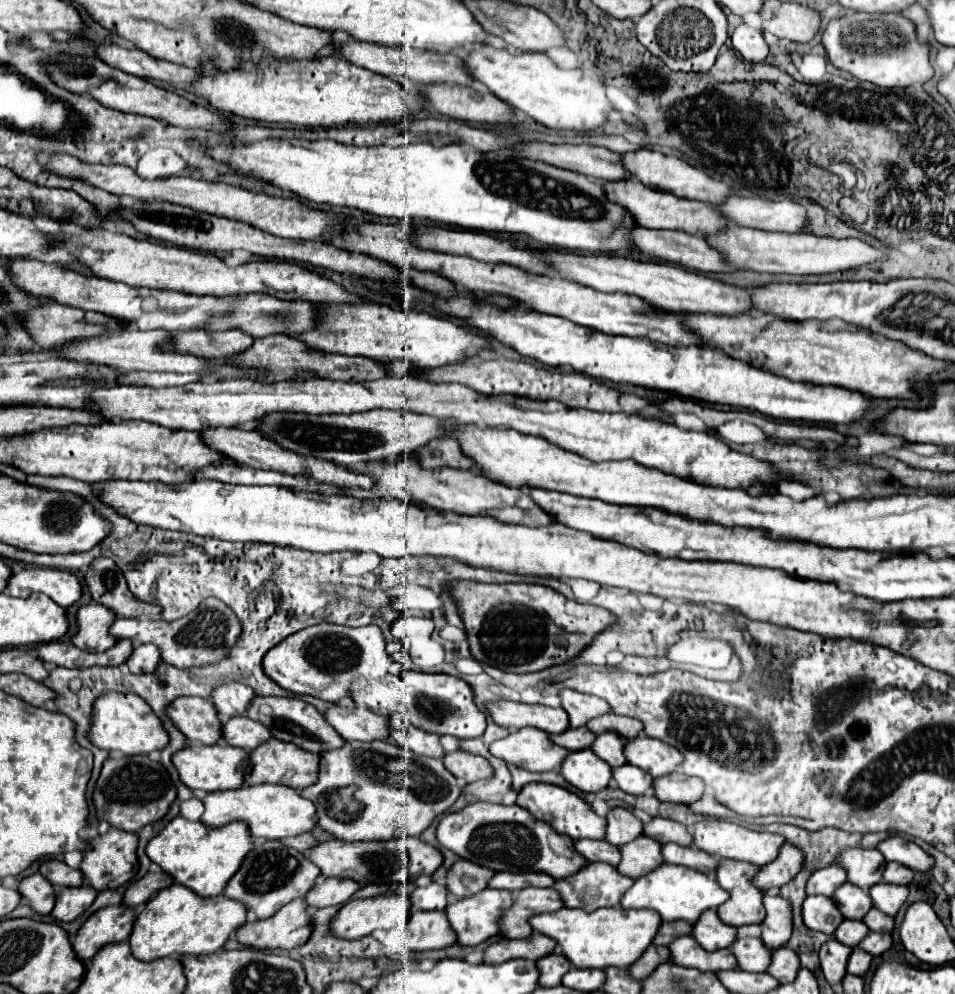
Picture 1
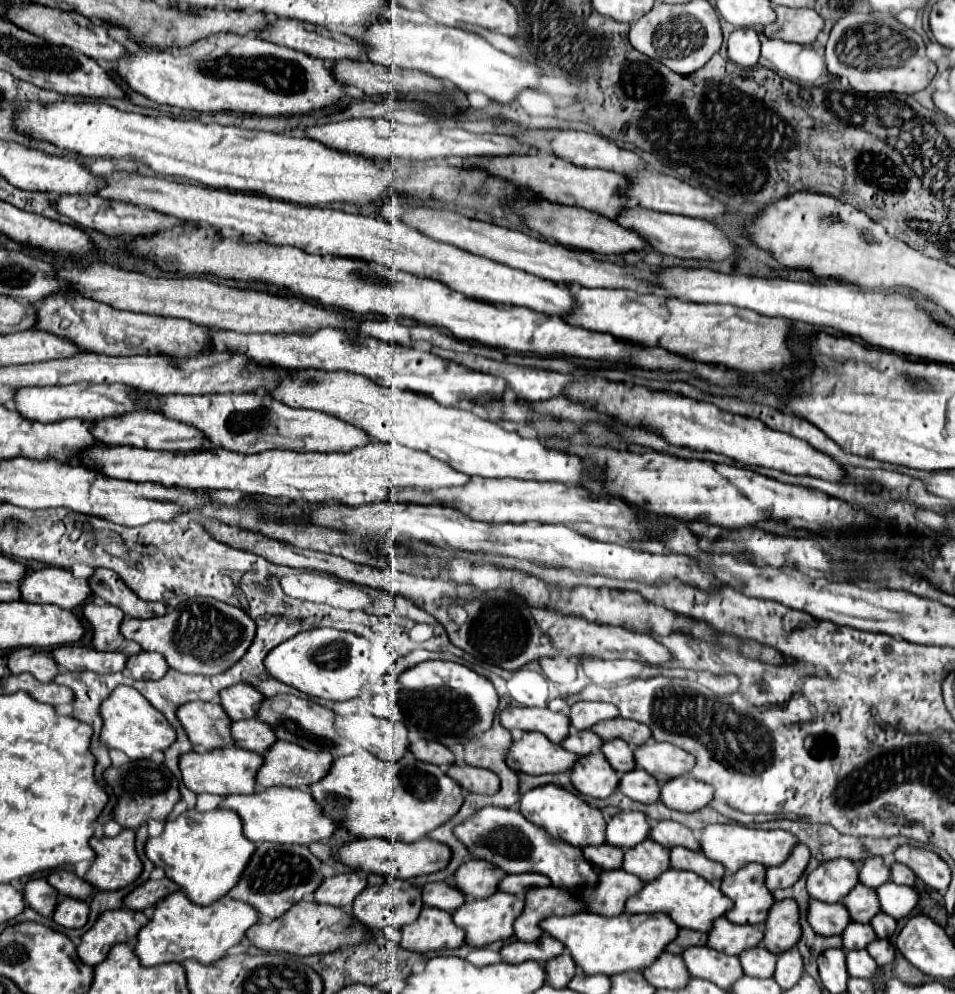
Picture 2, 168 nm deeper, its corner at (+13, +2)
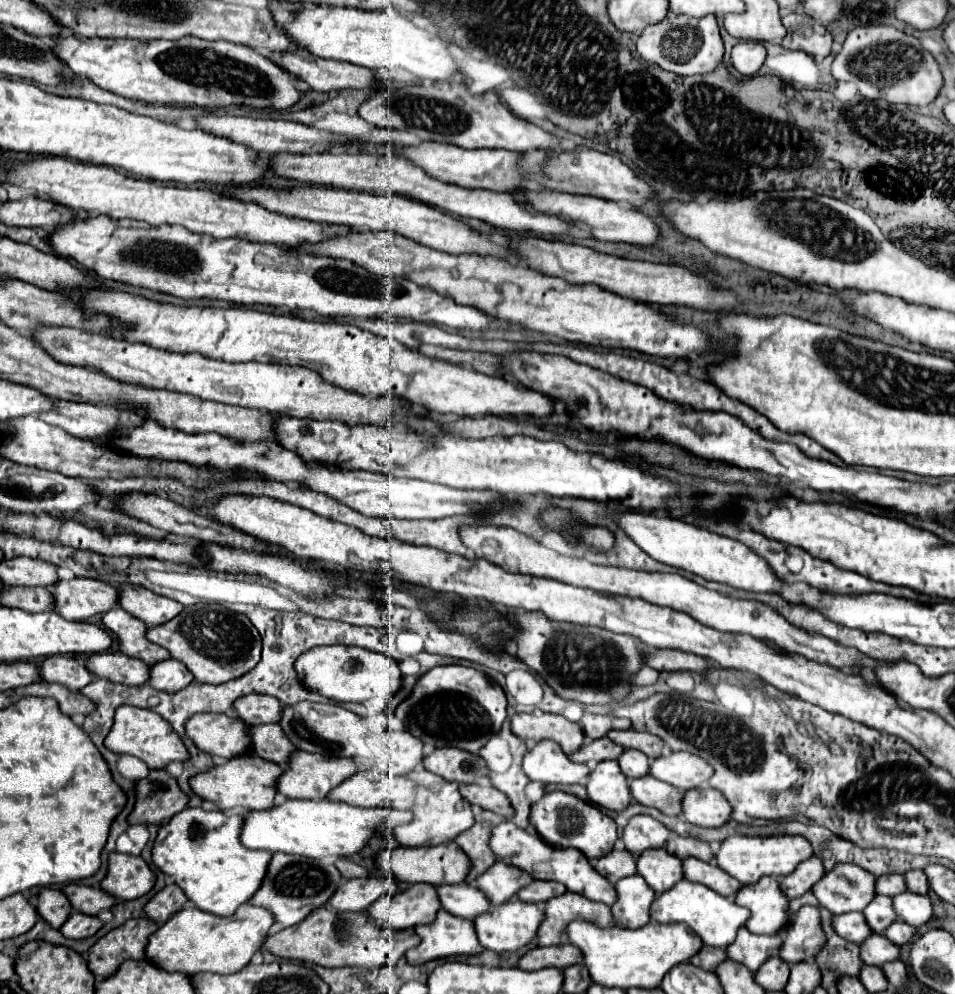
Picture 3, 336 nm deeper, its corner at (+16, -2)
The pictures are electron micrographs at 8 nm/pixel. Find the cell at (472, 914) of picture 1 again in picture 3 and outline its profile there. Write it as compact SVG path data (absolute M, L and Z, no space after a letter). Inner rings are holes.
M512 898L506 904L494 906L490 908L490 912L478 916L474 920L474 926L478 940L484 948L494 952L516 952L534 940L542 920L544 920L544 904L526 904L518 898Z

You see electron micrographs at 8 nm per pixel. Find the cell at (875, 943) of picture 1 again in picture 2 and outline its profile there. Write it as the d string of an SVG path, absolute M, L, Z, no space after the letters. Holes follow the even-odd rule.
M879 938L873 940L873 942L869 942L865 950L873 956L873 960L879 966L885 966L887 962L891 962L893 960L893 954L895 954L895 948L889 944L889 940L879 940Z

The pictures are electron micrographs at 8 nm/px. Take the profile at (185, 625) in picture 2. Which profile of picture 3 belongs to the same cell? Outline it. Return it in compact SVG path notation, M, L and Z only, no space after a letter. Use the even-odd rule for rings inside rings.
M194 604L180 612L166 624L148 630L148 640L170 650L172 658L180 660L194 674L196 682L202 684L224 684L228 680L240 678L254 668L260 660L262 640L252 622L238 612L228 610L222 604Z

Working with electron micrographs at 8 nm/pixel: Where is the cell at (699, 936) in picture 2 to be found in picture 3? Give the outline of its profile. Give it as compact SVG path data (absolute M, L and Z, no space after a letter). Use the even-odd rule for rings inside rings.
M704 948L704 952L700 954L700 956L694 956L690 962L694 964L694 966L698 966L698 968L702 968L702 970L708 970L708 972L714 972L714 968L718 966L718 964L722 964L724 960L726 960L728 956L726 956L726 952L722 950L722 948Z

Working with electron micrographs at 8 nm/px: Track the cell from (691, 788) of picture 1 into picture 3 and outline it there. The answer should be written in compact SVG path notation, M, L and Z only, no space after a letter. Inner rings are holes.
M694 788L686 792L682 816L700 828L720 828L730 820L730 802L714 788Z

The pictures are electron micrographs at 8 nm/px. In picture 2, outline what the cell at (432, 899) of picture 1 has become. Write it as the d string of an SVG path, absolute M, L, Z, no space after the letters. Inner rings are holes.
M431 882L421 888L421 900L425 906L451 912L451 908L457 908L457 904L463 902L463 896L459 896L459 892L455 892L447 882Z

